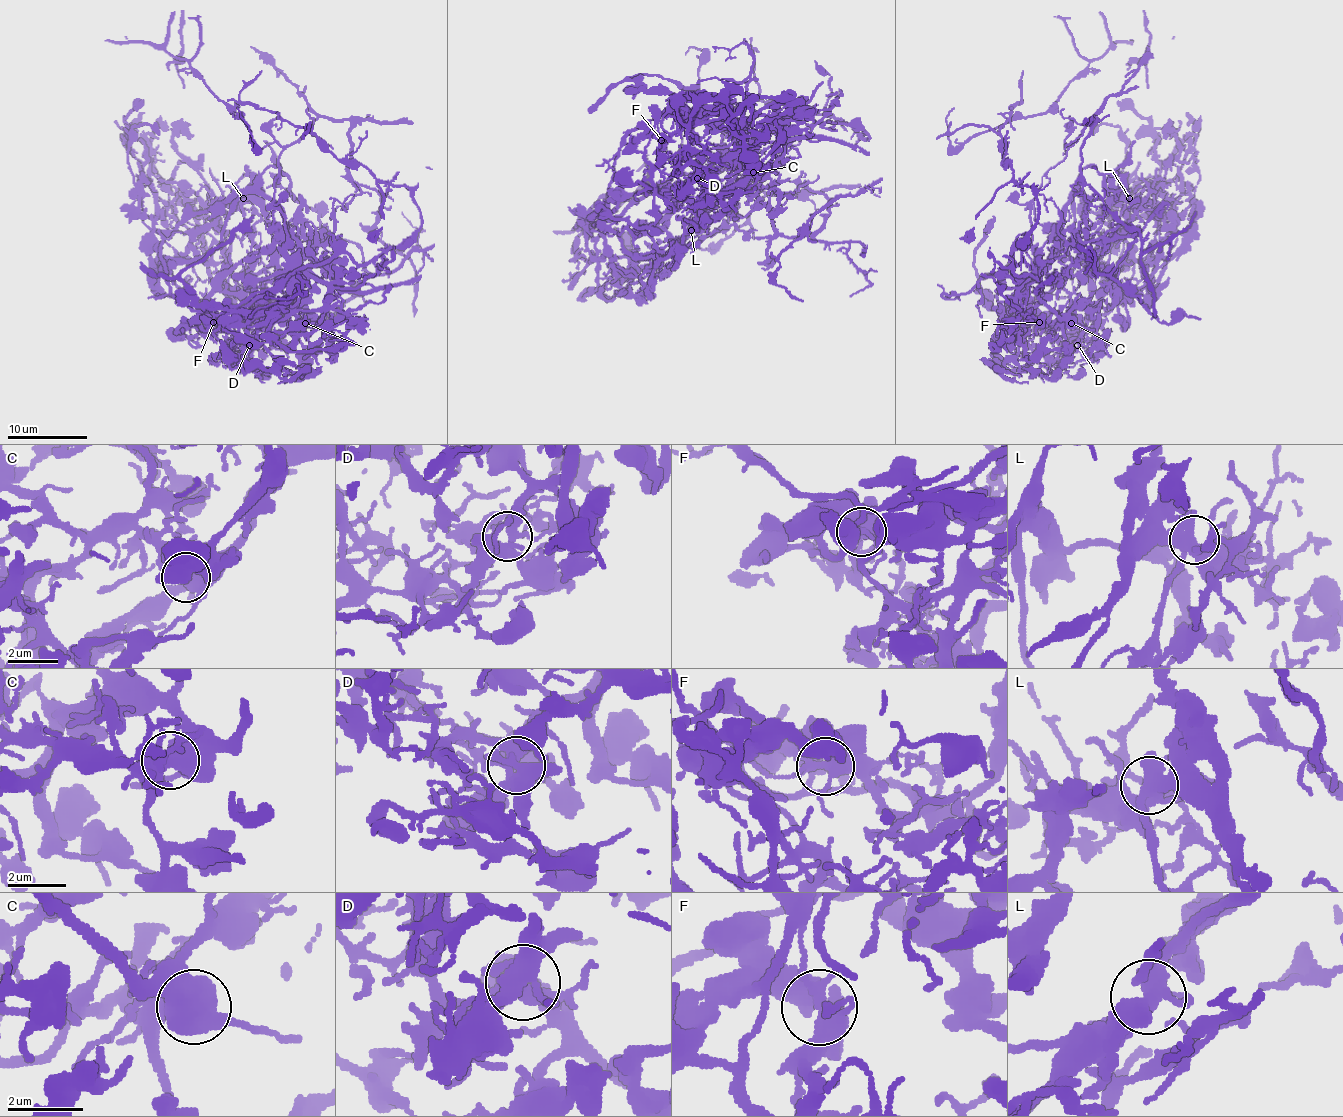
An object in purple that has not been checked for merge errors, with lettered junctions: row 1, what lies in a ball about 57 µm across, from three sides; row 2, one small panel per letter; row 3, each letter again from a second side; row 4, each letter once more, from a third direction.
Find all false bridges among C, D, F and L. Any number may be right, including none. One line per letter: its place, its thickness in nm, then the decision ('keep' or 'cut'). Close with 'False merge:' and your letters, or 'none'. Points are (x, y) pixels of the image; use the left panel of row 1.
C: place (305, 323); calibre 480 nm; keep
D: place (249, 345); calibre 360 nm; keep
F: place (213, 322); calibre 440 nm; cut
L: place (243, 198); calibre 460 nm; keep
False merge: F

